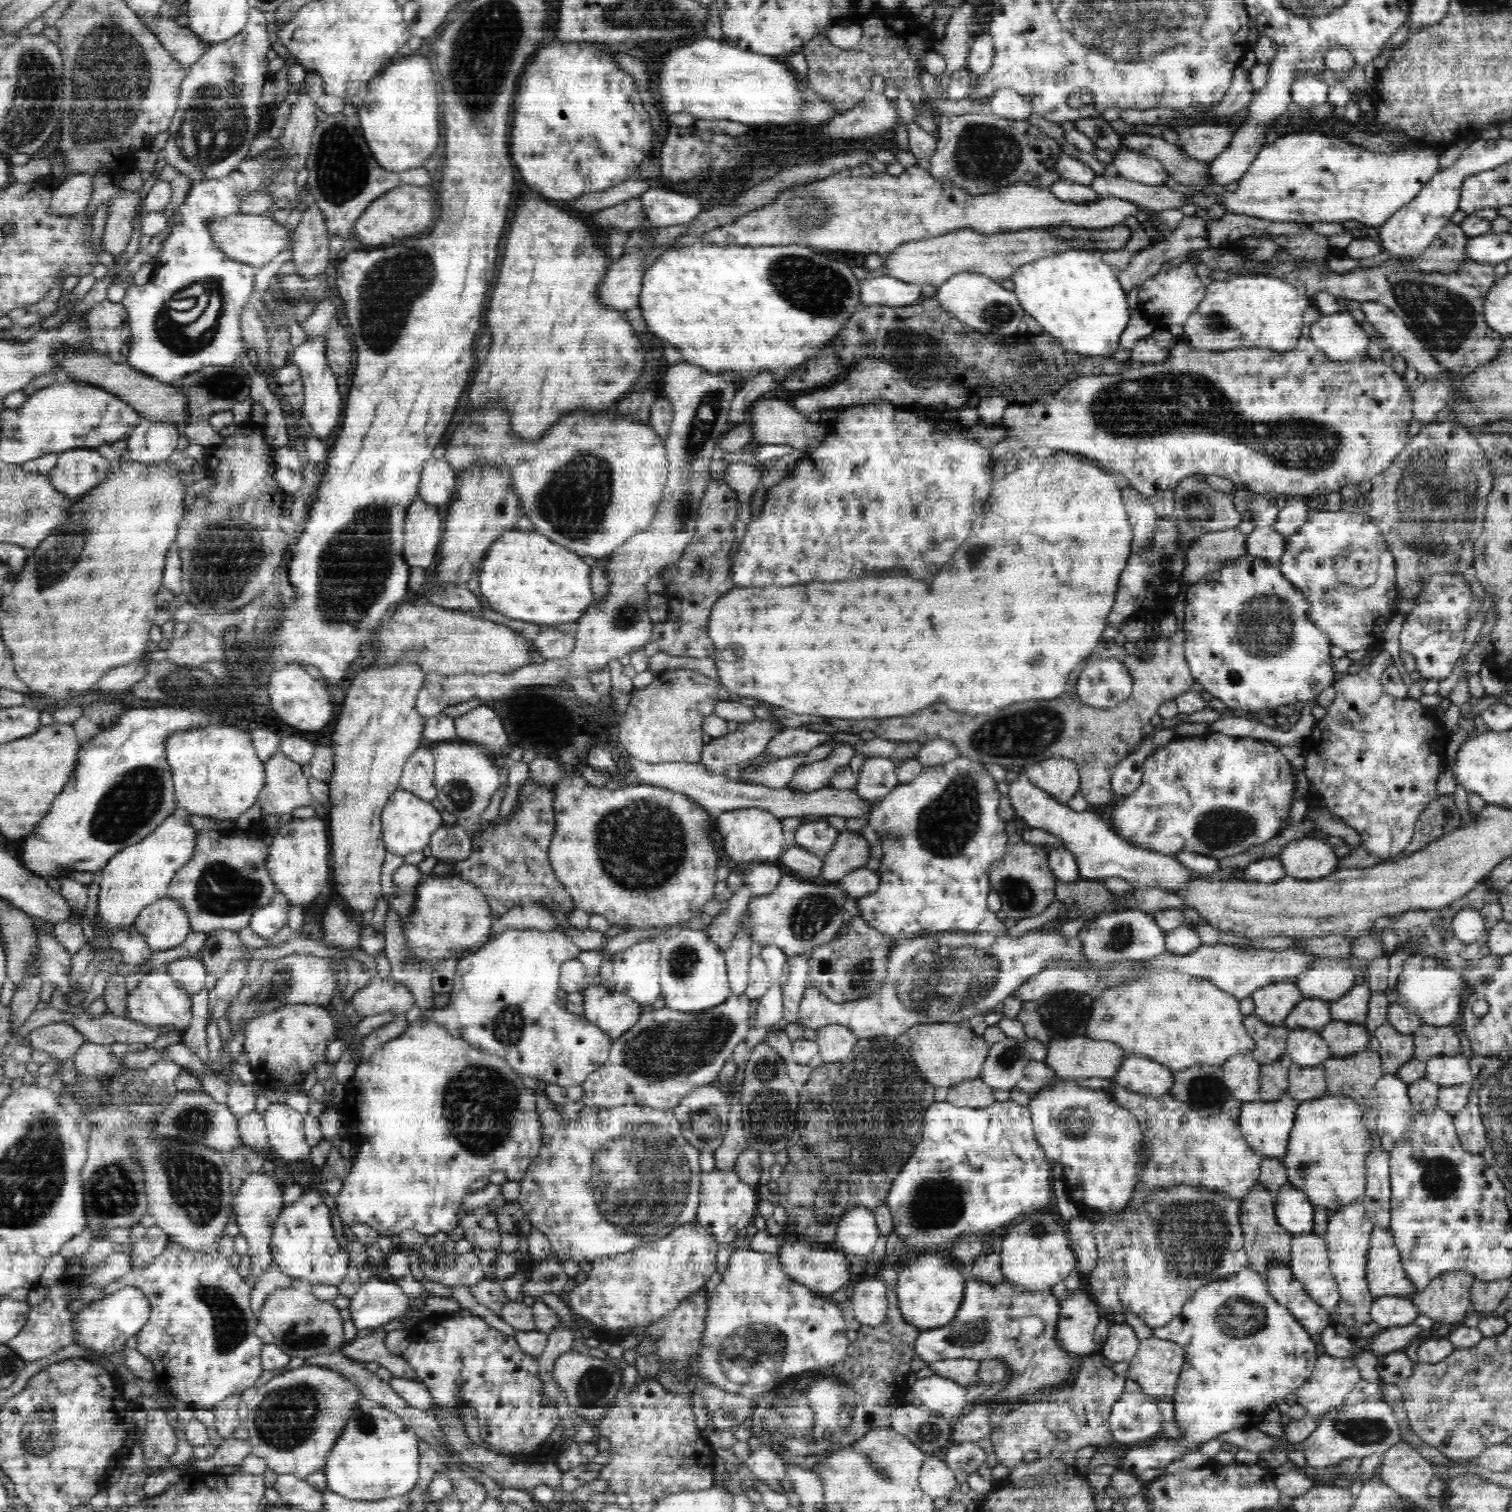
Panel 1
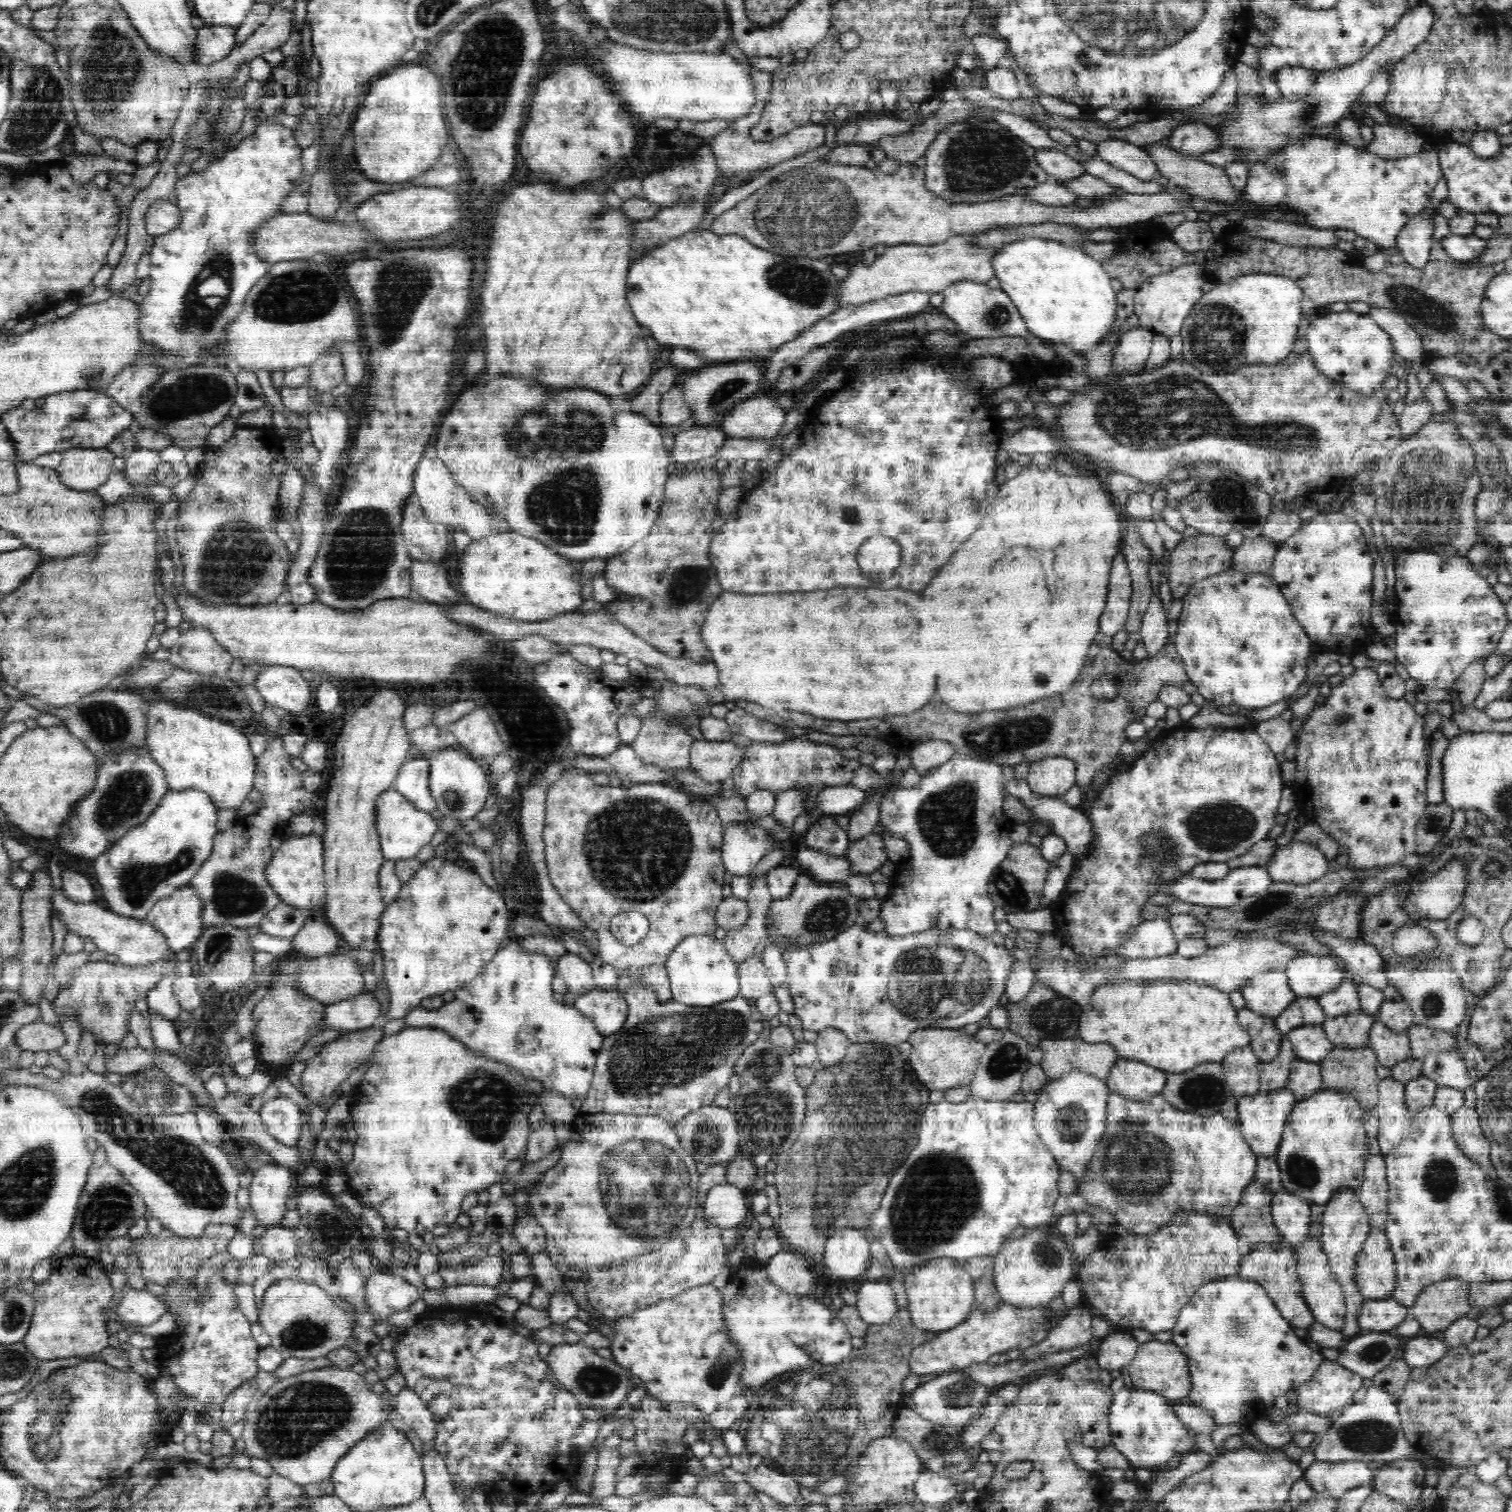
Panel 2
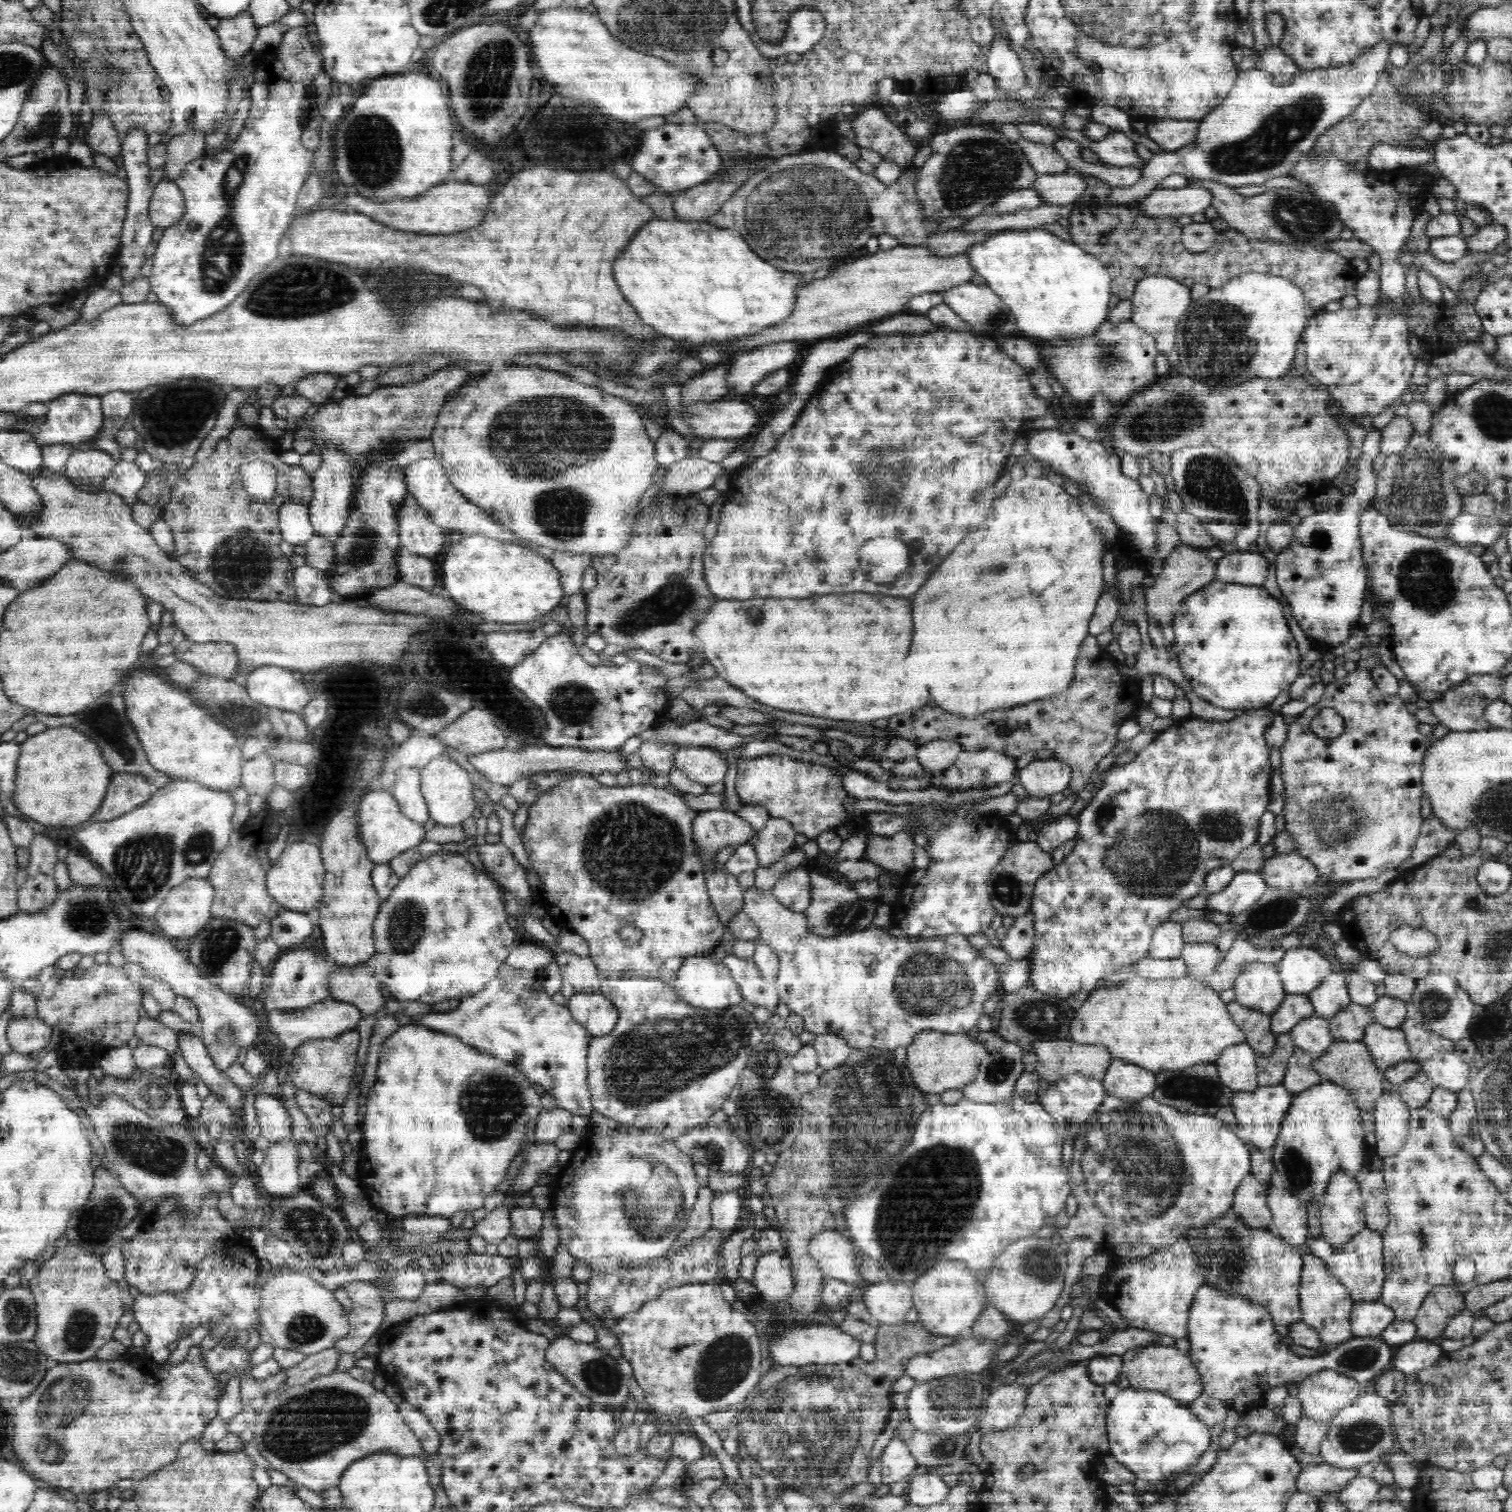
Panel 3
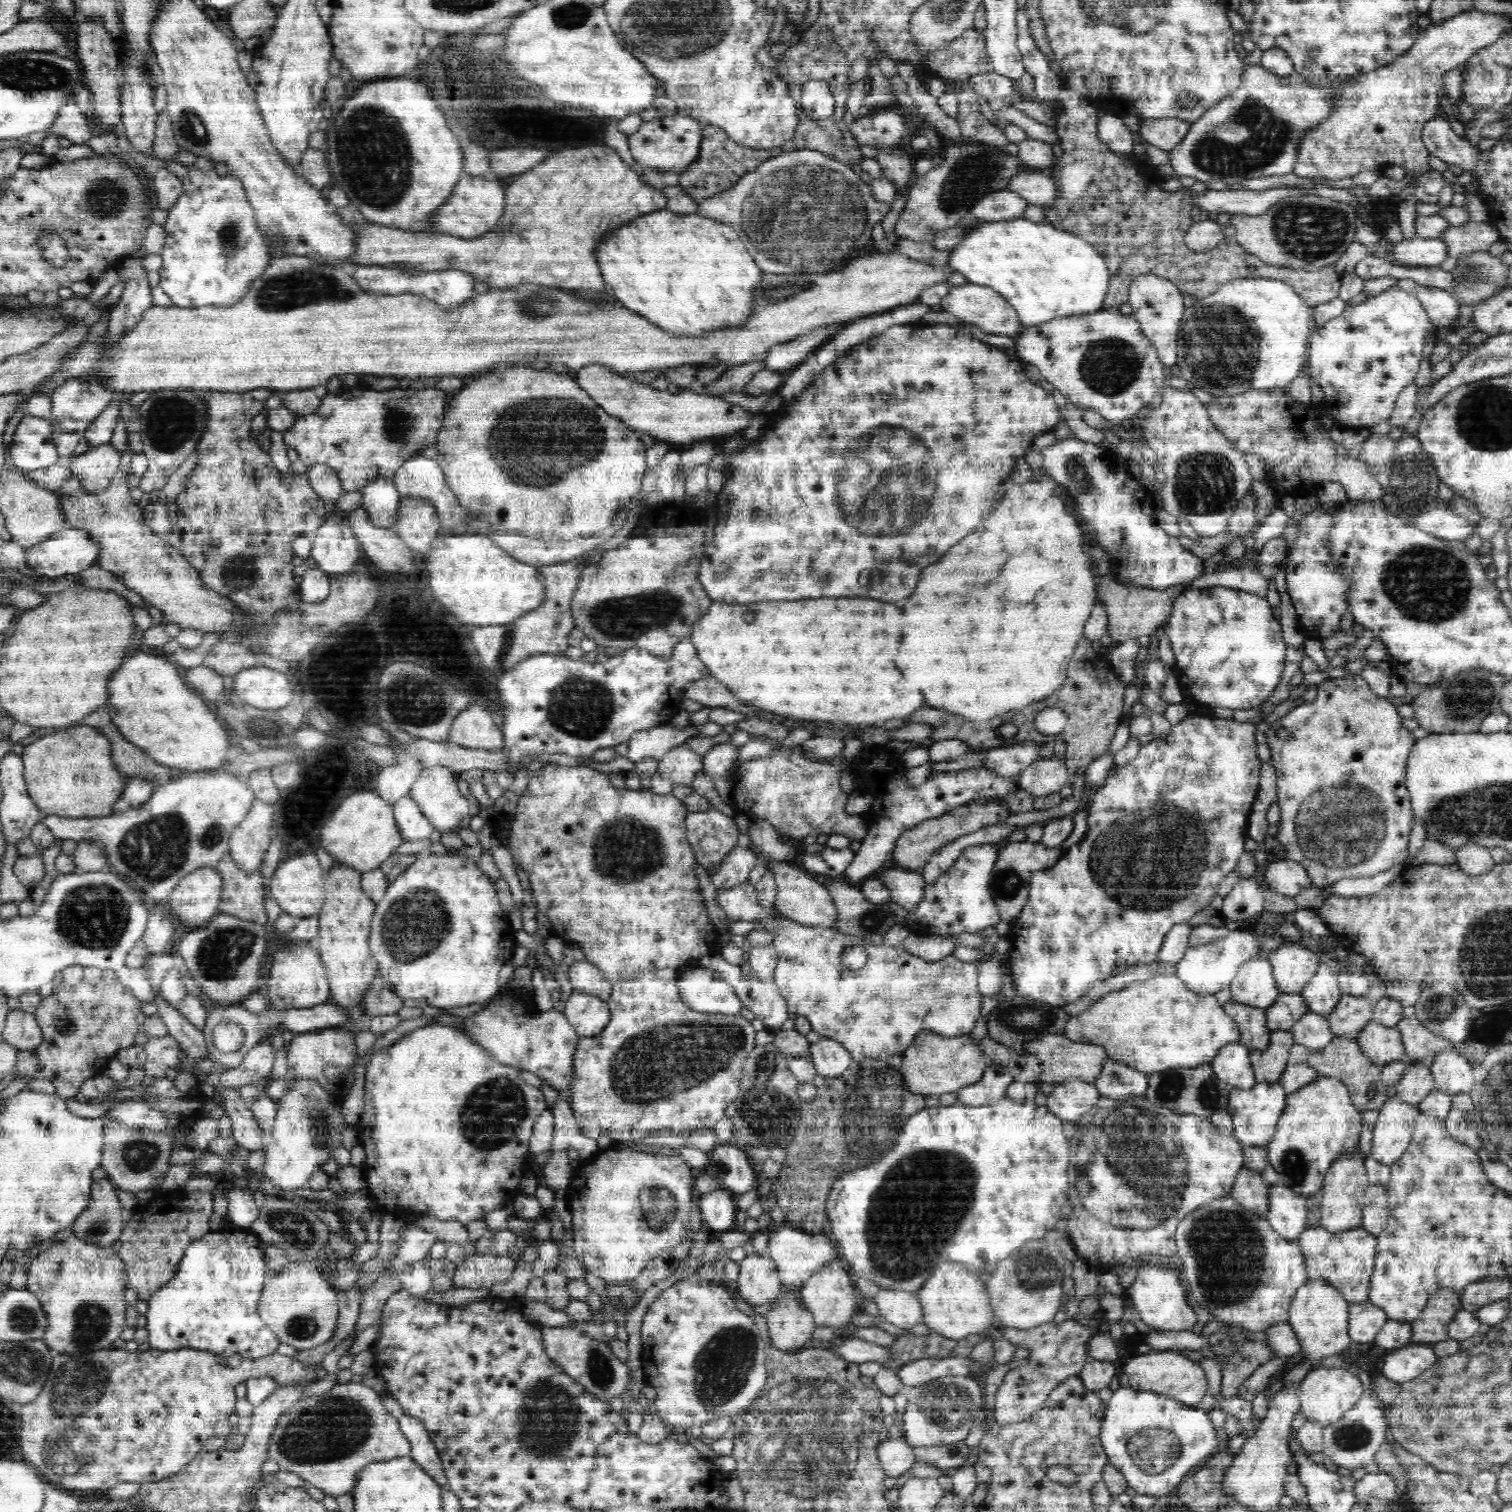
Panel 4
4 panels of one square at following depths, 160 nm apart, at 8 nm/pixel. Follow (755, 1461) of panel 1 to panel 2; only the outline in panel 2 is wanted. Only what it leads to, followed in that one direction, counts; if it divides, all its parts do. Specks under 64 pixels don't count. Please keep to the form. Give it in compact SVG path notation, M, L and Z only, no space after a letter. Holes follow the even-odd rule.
M760 1464L756 1469L746 1472L744 1476L752 1490L765 1493L784 1506L798 1506L800 1500L803 1499L800 1493L801 1486L794 1481L794 1478L788 1474L784 1475L770 1466Z

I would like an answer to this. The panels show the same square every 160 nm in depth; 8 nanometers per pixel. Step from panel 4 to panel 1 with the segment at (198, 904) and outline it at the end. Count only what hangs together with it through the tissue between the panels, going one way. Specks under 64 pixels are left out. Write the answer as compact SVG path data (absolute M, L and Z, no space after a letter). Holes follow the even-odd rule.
M170 897L146 905L136 918L134 928L146 939L152 952L168 950L182 944L184 938L193 931L182 905Z

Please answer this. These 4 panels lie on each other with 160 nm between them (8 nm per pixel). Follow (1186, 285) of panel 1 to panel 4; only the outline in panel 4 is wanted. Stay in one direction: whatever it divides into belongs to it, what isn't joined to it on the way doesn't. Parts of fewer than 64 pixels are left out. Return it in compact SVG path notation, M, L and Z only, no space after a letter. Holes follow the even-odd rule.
M1141 275L1130 285L1128 303L1132 305L1132 315L1138 319L1142 332L1156 347L1161 363L1175 370L1178 332L1185 311L1184 296L1180 289L1170 280L1155 275Z

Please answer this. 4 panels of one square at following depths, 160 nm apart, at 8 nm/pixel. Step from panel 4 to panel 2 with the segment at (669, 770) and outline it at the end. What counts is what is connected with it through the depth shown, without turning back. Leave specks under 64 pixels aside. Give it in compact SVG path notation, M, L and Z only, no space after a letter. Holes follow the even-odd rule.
M695 740L690 750L689 769L706 782L722 782L730 778L738 763L746 756L746 749L737 747L732 741Z

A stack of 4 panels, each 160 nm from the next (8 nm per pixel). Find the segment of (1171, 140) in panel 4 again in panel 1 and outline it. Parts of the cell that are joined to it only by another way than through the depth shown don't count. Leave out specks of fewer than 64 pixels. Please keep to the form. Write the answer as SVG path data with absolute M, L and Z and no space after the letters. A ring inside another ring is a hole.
M1192 124L1178 133L1177 146L1193 159L1211 163L1226 150L1233 140L1234 132L1226 124Z

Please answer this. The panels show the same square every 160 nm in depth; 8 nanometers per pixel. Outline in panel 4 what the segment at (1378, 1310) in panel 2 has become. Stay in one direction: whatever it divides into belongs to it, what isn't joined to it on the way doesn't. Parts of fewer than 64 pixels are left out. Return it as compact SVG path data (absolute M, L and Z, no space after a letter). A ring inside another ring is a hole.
M1369 1300L1349 1305L1349 1332L1353 1345L1373 1343L1382 1325L1388 1320L1385 1310Z

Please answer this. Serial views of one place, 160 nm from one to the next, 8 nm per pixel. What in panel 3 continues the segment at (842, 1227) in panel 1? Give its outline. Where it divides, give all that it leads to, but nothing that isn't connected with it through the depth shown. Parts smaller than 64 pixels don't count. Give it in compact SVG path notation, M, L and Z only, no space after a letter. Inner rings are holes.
M820 1232L807 1250L823 1270L825 1277L843 1280L850 1285L860 1278L857 1268L860 1254L850 1239L844 1238L840 1232Z

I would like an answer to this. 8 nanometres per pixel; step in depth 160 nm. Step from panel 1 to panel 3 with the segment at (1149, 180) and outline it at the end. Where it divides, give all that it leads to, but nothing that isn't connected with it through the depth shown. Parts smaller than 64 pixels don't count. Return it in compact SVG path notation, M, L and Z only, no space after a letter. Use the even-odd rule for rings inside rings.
M1055 129L1056 135L1060 139L1066 138L1078 142L1081 148L1090 148L1104 163L1116 165L1117 167L1143 168L1144 163L1138 153L1136 144L1132 138L1122 132L1110 132L1103 140L1090 141L1082 134L1082 131L1070 129Z

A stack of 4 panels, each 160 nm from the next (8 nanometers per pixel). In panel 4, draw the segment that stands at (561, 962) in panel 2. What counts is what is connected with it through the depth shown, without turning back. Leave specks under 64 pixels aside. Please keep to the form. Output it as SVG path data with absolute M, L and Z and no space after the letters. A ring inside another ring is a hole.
M586 960L570 966L568 979L564 979L564 983L572 991L584 992L606 1002L610 999L611 989L613 988L602 970Z

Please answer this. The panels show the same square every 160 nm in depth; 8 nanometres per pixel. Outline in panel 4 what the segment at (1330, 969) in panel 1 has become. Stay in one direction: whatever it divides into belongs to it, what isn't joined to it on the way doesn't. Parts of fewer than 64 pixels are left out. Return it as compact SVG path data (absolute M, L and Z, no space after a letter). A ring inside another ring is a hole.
M1284 942L1270 952L1267 960L1273 969L1273 976L1280 993L1300 993L1316 975L1321 960L1304 946Z

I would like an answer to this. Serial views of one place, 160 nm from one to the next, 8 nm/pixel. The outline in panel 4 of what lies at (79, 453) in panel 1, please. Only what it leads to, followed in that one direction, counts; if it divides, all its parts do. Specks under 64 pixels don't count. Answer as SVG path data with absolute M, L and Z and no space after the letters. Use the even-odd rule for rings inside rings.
M111 443L98 445L70 459L72 475L93 493L108 488L121 466L121 454L115 447Z

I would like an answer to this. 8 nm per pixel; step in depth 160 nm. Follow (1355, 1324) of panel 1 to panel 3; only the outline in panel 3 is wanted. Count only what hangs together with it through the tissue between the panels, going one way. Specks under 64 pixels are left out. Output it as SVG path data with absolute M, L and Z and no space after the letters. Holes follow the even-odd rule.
M1338 1171L1329 1180L1329 1186L1320 1202L1322 1237L1334 1249L1341 1249L1354 1236L1358 1235L1358 1232L1362 1232L1367 1227L1364 1210L1365 1202L1360 1190L1360 1178L1348 1175L1344 1171Z

